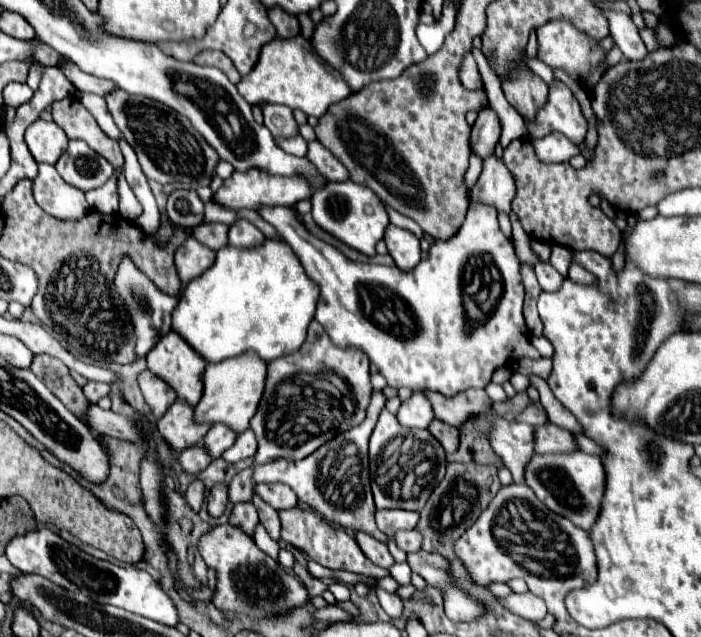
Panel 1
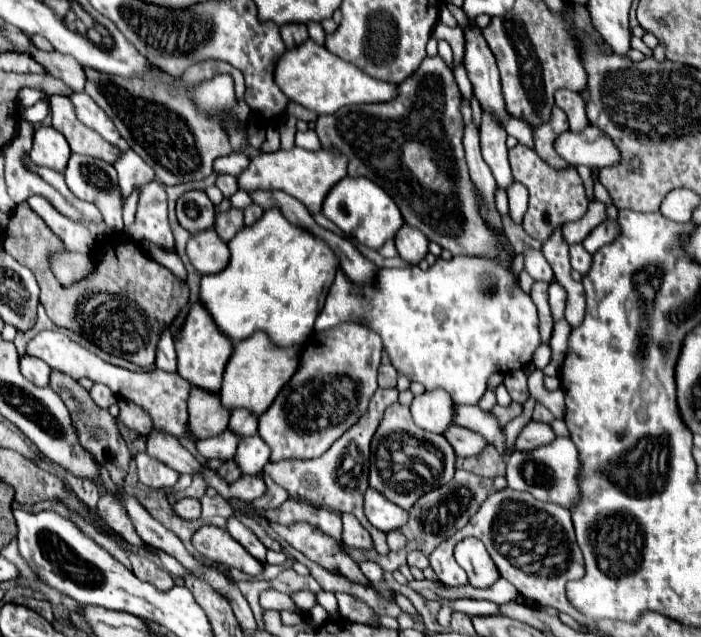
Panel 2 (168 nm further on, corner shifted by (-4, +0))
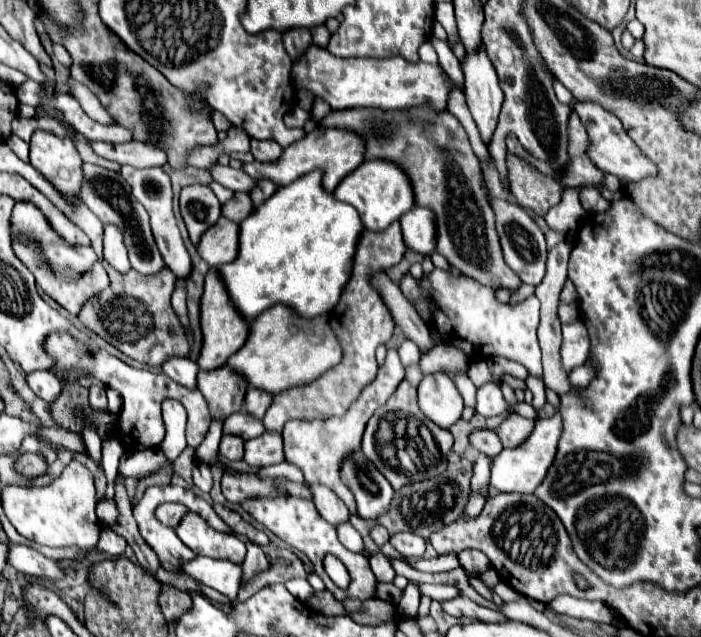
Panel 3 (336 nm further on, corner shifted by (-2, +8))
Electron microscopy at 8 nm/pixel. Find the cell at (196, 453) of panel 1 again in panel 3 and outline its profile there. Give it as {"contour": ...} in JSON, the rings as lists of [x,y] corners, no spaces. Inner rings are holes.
{"contour":[[[232,413],[230,417],[224,419],[224,435],[238,435],[242,439],[252,439],[256,435],[264,433],[264,425],[262,421],[254,419],[248,413]]]}

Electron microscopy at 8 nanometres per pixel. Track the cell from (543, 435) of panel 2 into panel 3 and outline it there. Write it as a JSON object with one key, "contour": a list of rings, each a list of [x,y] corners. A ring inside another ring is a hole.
{"contour":[[[508,415],[502,425],[498,427],[498,435],[504,447],[518,447],[528,439],[528,435],[534,431],[534,419],[526,419],[522,415]]]}

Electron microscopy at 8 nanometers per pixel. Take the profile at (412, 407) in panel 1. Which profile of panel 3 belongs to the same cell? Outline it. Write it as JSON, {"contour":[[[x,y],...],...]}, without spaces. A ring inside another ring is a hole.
{"contour":[[[446,373],[426,375],[418,385],[418,405],[438,427],[450,429],[462,417],[462,397]]]}

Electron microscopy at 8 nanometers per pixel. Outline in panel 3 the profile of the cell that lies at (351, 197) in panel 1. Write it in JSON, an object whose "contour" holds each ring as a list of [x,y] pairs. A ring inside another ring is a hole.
{"contour":[[[382,159],[362,163],[356,171],[340,181],[334,189],[334,197],[352,205],[366,231],[384,231],[392,221],[398,221],[406,211],[412,209],[412,189],[408,187],[408,179],[404,179],[404,171],[394,163],[382,163]]]}

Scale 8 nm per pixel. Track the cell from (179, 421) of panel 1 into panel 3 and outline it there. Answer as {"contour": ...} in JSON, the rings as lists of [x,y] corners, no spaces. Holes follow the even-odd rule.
{"contour":[[[228,365],[214,371],[200,371],[196,385],[206,397],[212,419],[226,419],[228,415],[242,411],[246,383],[240,375],[232,375]]]}

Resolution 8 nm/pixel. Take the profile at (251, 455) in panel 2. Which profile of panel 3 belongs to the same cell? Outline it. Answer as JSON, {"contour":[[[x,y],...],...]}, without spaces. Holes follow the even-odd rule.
{"contour":[[[262,433],[260,437],[248,439],[244,443],[244,461],[252,467],[266,467],[284,461],[282,435]]]}

